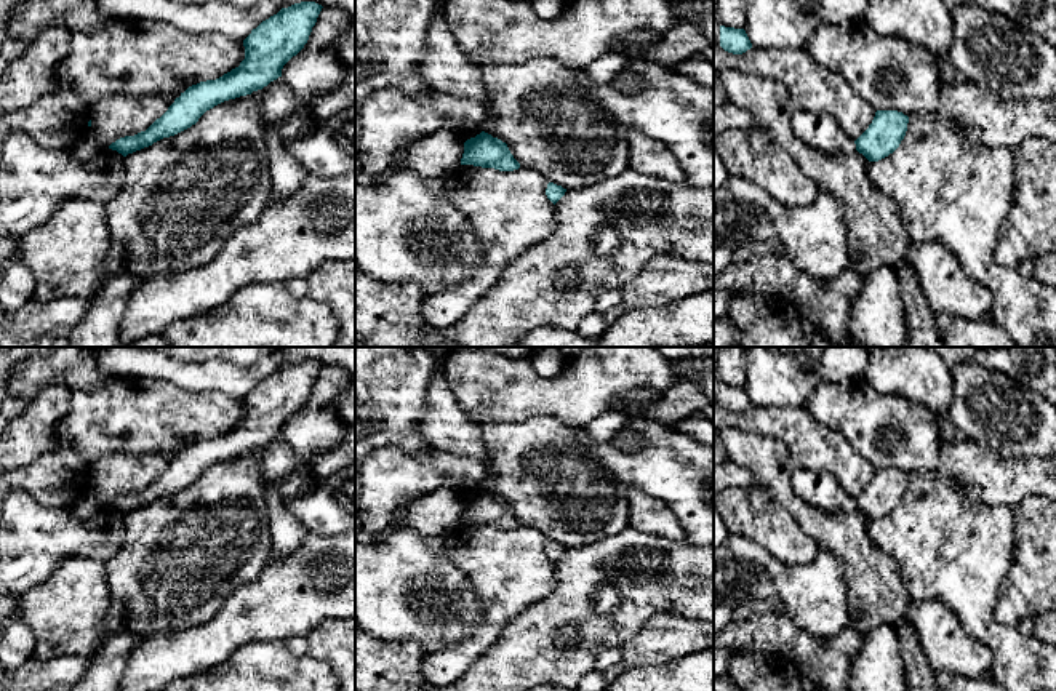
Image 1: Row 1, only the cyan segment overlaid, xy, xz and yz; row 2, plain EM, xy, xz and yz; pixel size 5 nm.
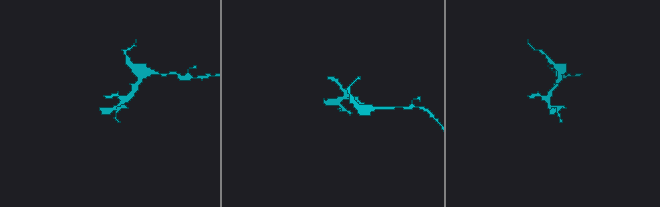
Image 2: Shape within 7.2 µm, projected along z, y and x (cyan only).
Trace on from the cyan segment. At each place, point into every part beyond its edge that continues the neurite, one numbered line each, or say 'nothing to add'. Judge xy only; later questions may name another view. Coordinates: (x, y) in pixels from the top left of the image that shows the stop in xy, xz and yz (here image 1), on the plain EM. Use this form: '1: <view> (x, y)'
nothing to add

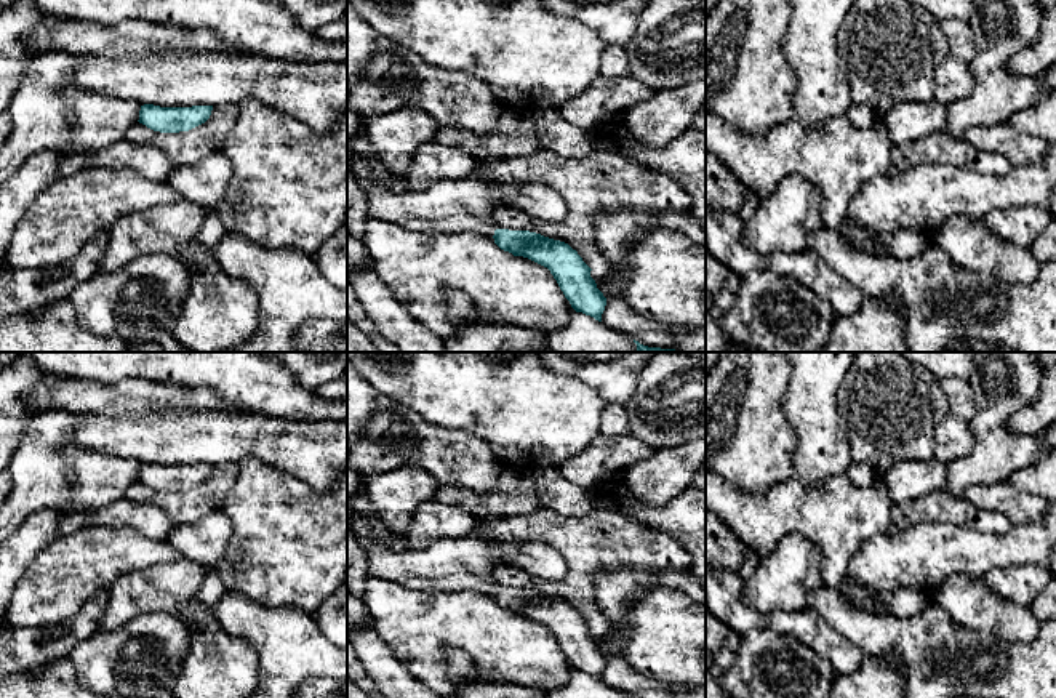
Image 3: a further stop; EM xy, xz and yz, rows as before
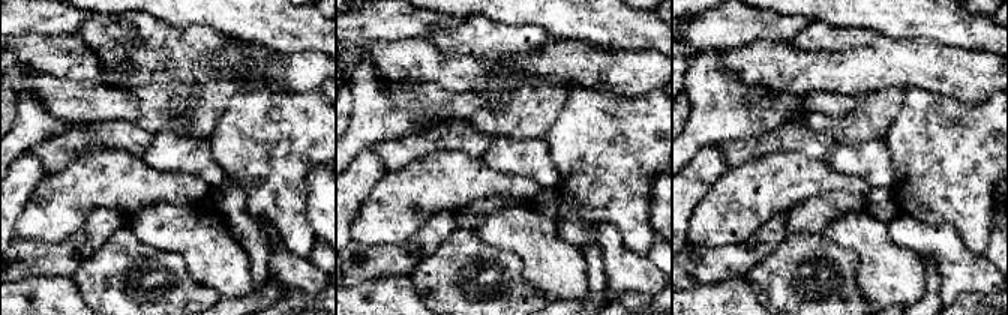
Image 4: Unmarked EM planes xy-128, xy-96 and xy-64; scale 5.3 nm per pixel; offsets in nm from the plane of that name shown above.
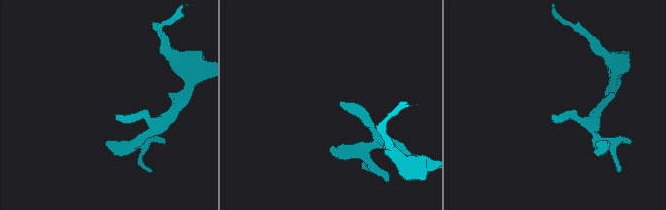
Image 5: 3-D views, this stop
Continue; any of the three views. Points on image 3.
1: xz (466, 564)

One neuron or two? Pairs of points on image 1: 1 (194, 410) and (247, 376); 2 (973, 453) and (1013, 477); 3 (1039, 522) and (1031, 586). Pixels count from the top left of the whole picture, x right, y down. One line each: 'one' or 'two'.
1: two
2: one
3: one

